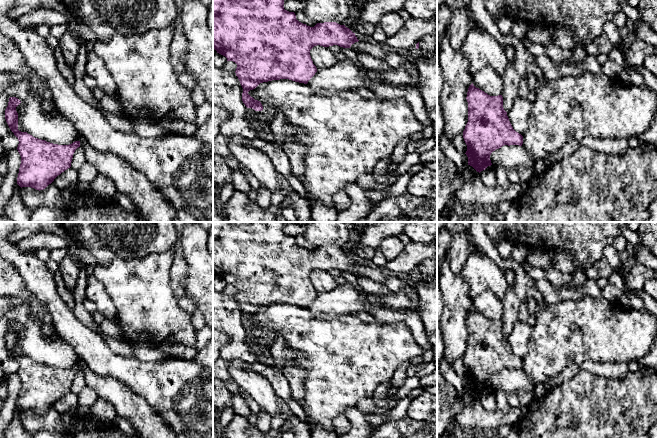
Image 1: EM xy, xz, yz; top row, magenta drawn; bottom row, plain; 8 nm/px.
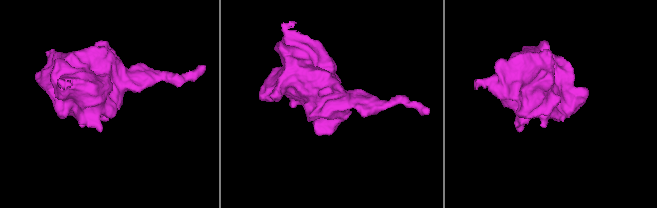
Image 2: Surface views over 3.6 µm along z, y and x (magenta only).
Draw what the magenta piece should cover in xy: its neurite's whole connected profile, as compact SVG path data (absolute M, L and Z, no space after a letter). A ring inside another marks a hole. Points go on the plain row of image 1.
M10 321L5 334L6 346L19 365L17 374L21 380L21 388L17 408L21 412L31 411L40 415L71 391L73 378L80 371L80 365L58 369L19 355L16 331L20 327L18 322Z

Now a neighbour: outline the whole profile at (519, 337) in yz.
M517 320L514 323L513 330L507 336L507 340L513 353L522 360L525 359L528 353L528 344L531 334L532 327L527 322Z

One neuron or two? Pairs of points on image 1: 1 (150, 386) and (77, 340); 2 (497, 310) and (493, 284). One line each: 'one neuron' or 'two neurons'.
1: one neuron
2: two neurons

